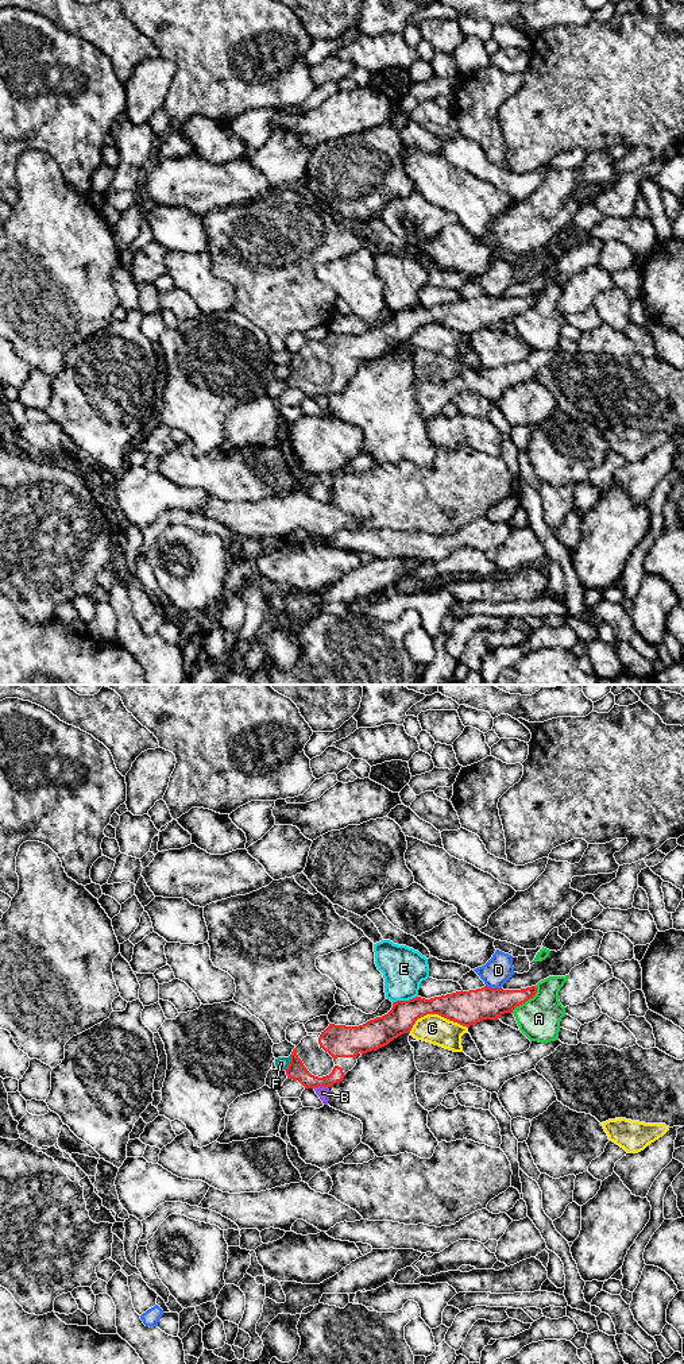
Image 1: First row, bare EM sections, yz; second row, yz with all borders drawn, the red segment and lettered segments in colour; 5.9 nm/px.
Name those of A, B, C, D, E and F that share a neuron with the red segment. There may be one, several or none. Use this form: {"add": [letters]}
{"add": []}

